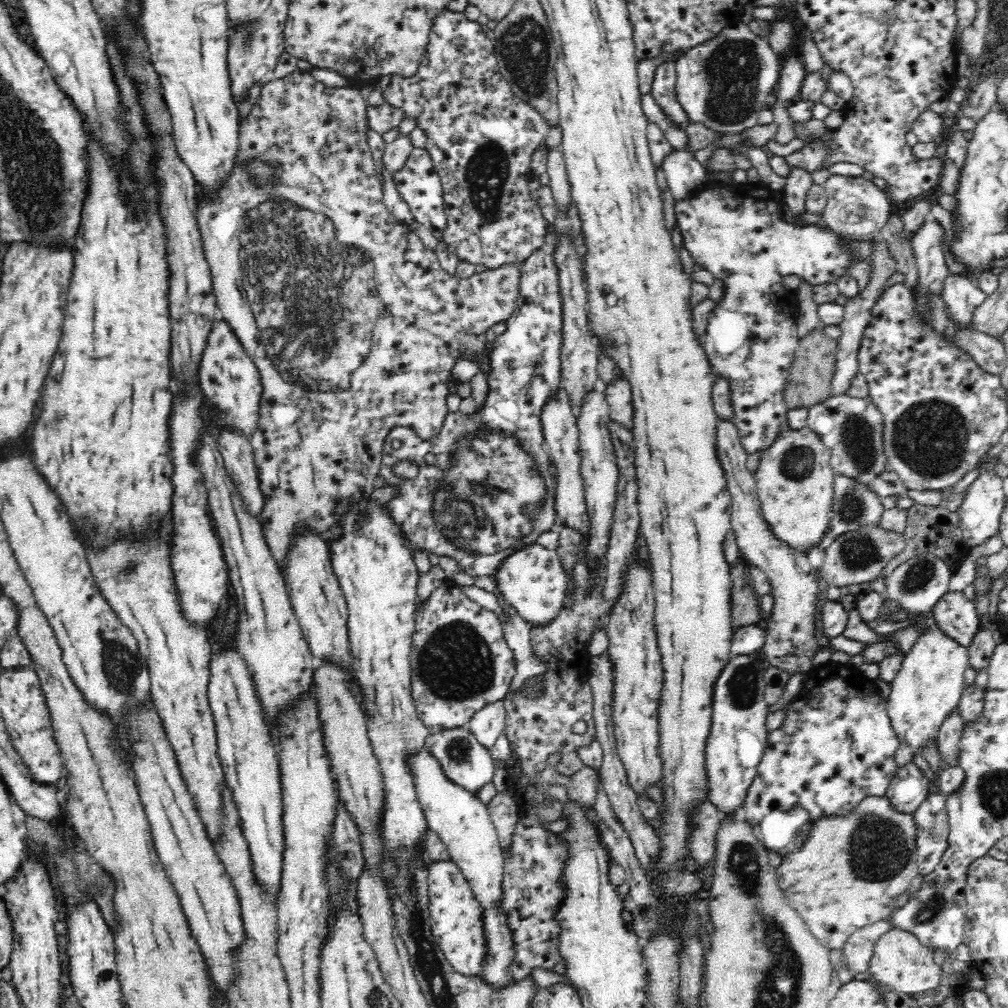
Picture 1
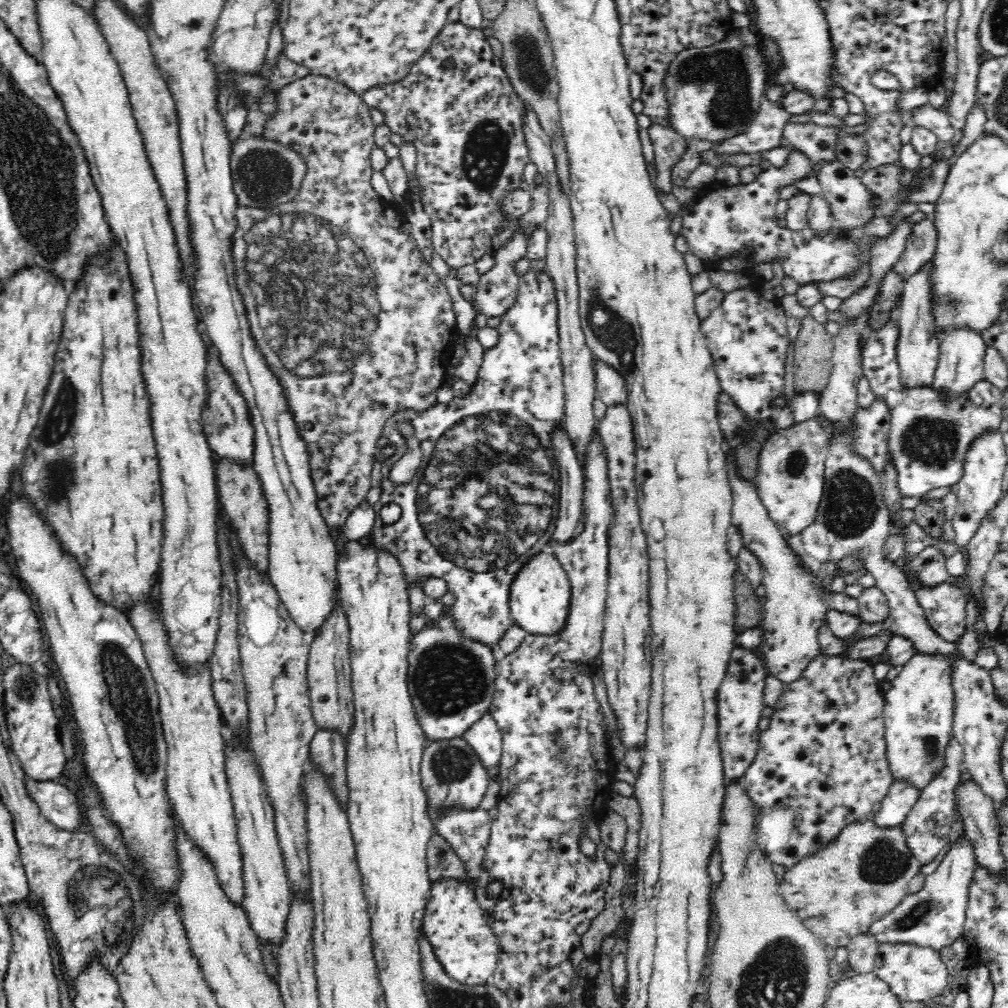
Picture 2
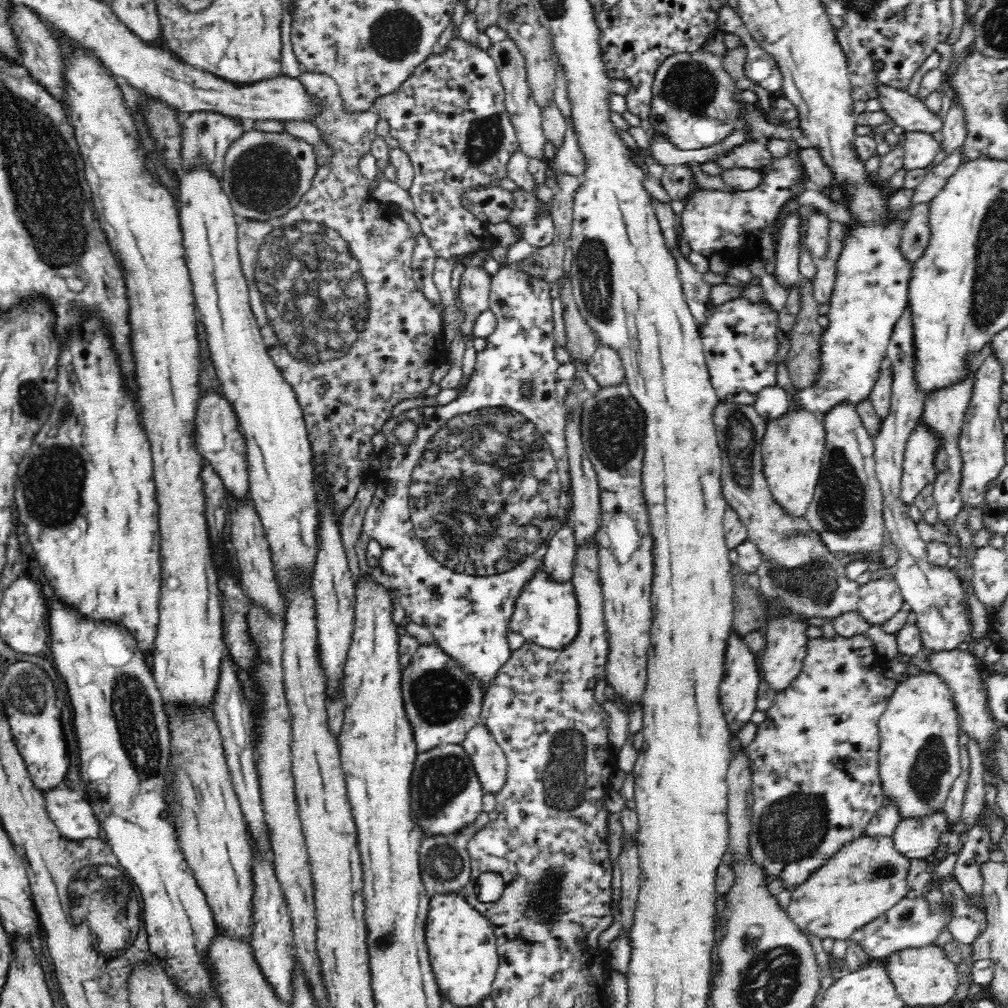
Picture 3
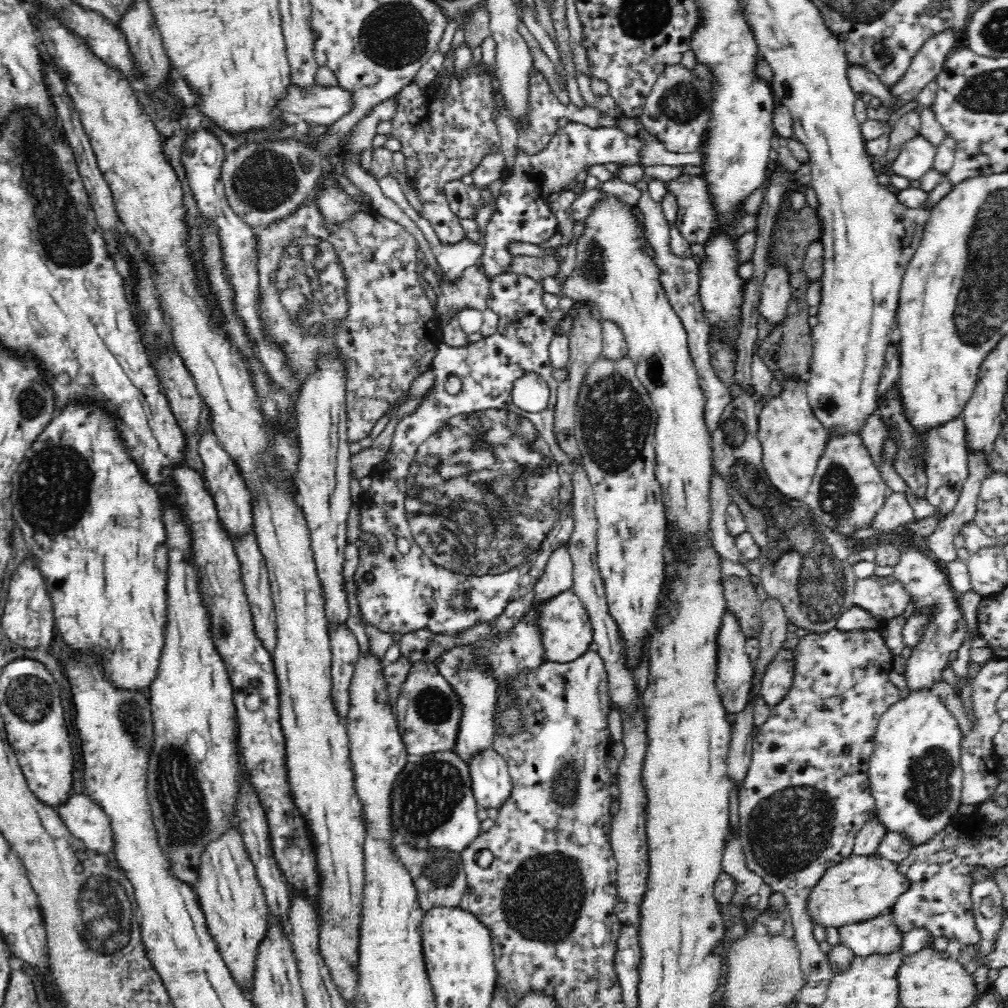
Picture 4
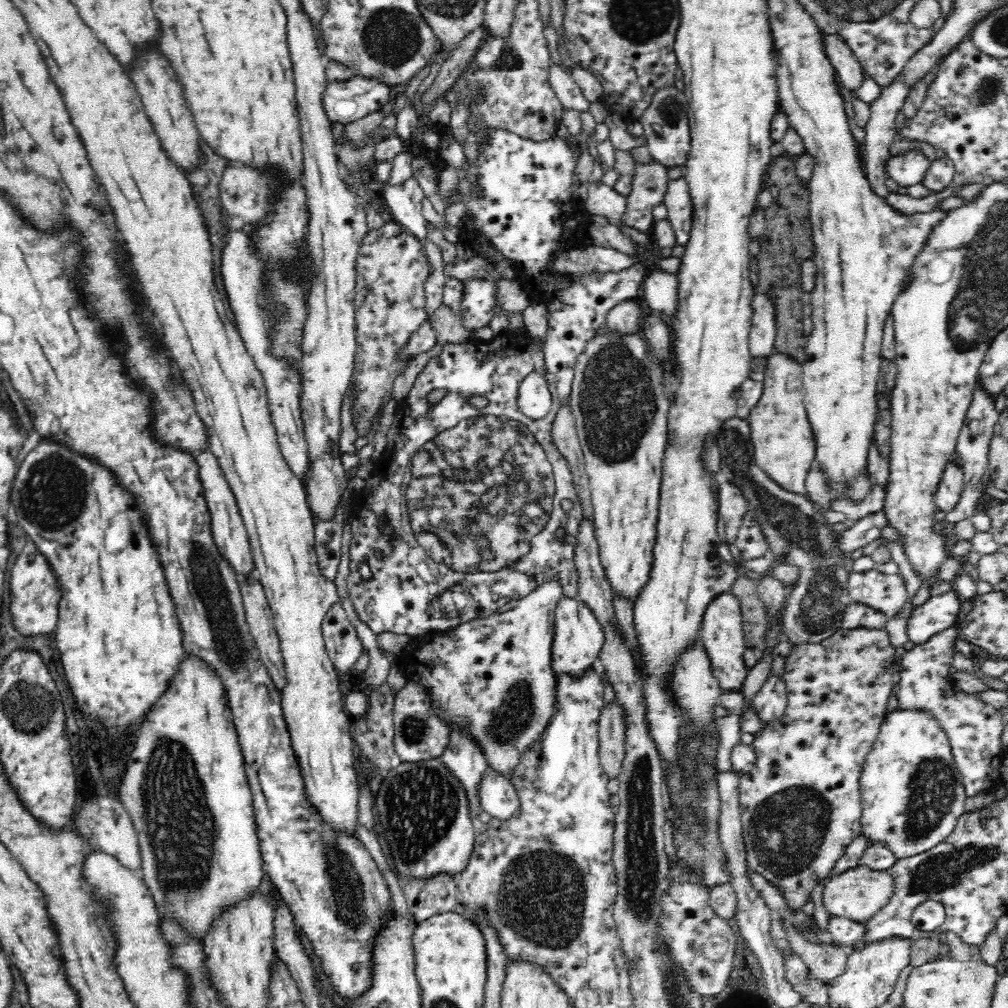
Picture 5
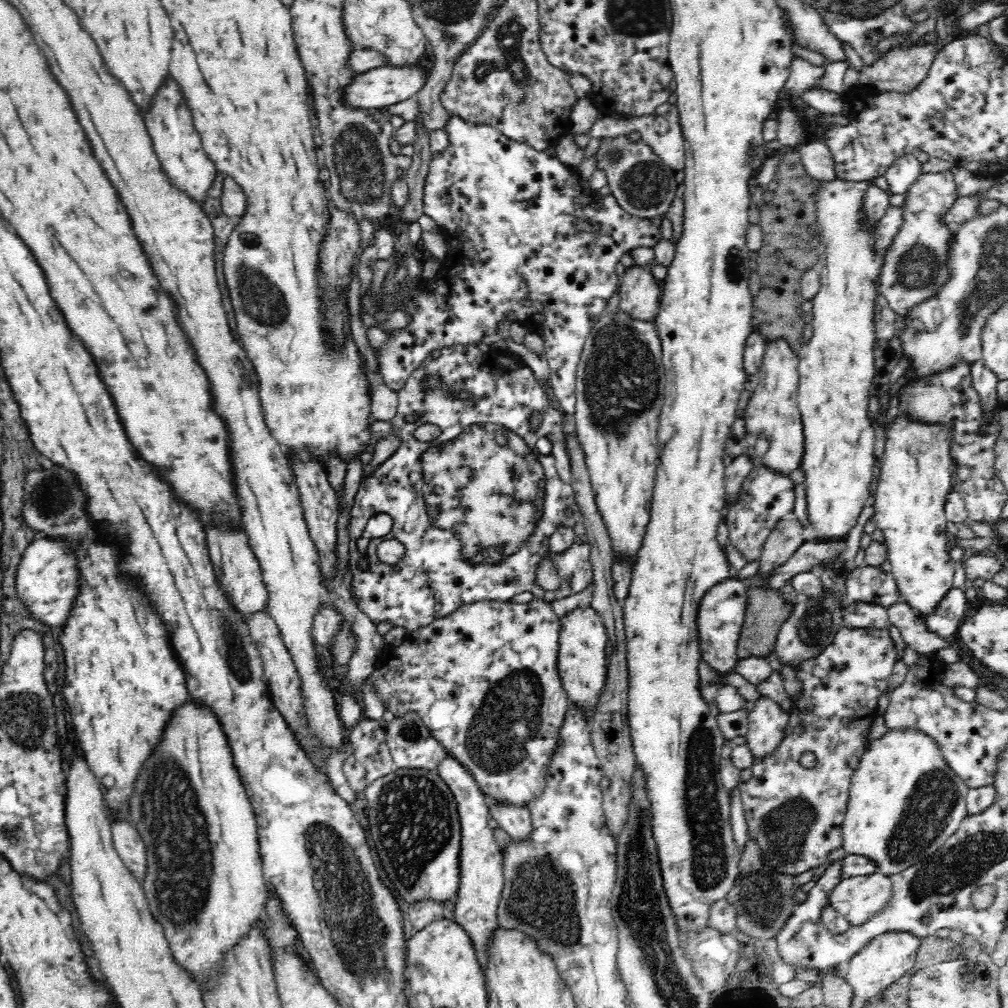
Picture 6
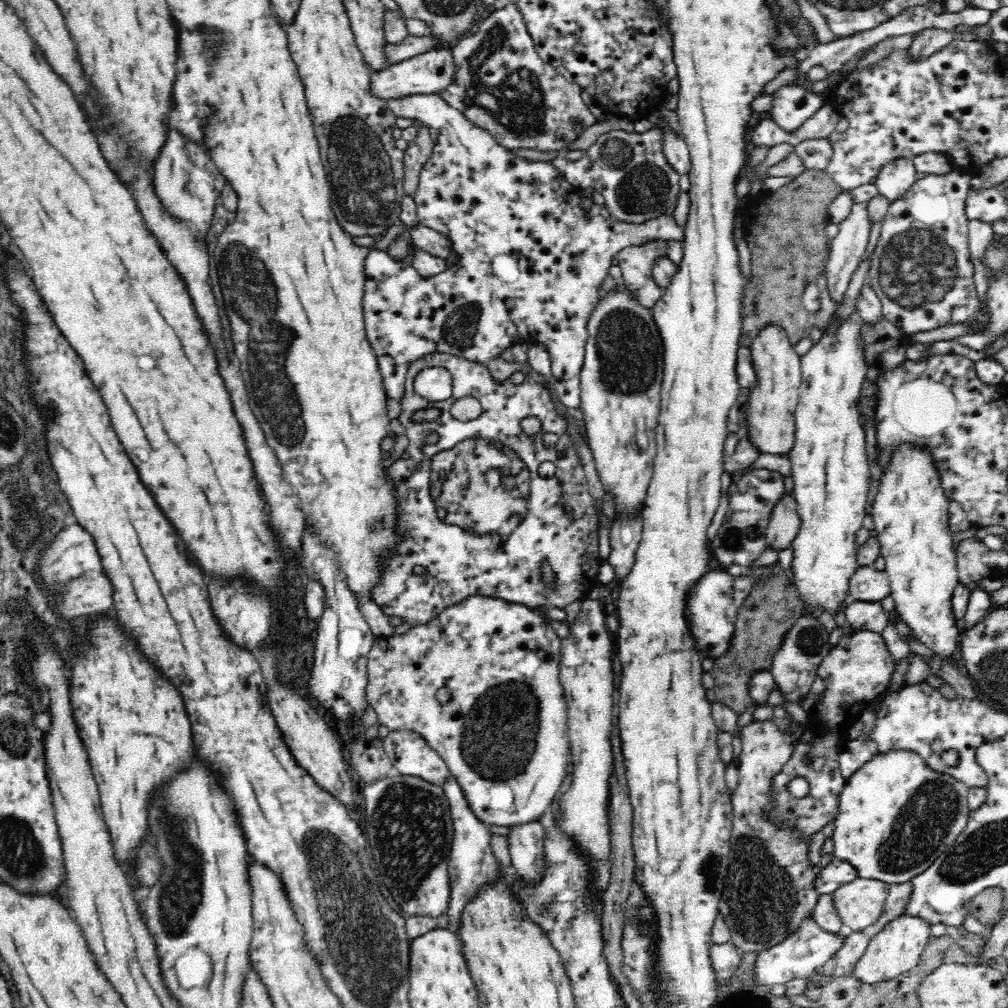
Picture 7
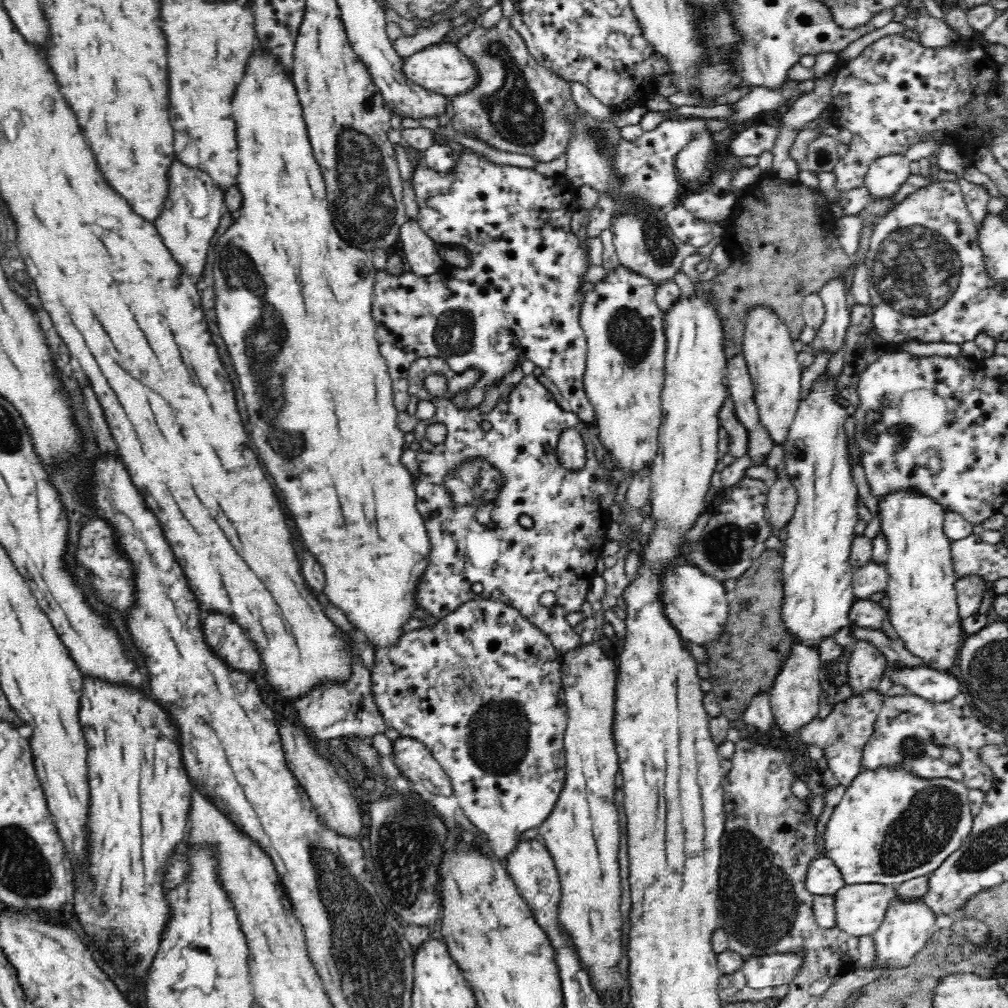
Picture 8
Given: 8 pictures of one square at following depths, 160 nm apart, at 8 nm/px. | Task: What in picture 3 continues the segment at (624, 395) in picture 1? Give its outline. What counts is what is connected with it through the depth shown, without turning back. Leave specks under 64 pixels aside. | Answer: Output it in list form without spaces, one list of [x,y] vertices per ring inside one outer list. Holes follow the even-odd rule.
[[[599,346],[587,362],[587,370],[602,389],[622,386],[625,370],[615,350]]]

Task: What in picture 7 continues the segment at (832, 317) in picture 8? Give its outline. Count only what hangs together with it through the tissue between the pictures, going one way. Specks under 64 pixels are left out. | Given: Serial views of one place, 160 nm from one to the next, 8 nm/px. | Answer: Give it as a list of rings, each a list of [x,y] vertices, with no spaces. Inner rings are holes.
[[[870,202],[853,203],[852,210],[848,214],[846,220],[840,222],[840,232],[831,240],[830,254],[827,262],[826,276],[827,276],[827,288],[830,298],[835,303],[839,303],[843,300],[843,294],[848,288],[853,272],[857,269],[857,266],[870,244],[870,230],[872,230],[872,220],[869,210]]]

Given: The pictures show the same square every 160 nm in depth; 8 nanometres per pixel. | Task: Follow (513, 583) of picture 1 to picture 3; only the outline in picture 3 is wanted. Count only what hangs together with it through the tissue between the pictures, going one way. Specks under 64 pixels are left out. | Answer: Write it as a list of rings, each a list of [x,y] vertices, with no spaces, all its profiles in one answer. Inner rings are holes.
[[[540,566],[522,587],[509,625],[510,630],[520,633],[527,642],[544,648],[566,646],[578,632],[577,598],[571,581],[555,579],[544,566]]]

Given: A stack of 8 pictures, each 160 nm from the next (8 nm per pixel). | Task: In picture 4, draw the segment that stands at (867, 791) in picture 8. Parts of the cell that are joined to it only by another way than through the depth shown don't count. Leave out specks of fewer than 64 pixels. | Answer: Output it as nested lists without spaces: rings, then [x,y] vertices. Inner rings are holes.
[[[931,690],[910,691],[906,698],[896,701],[879,719],[875,735],[874,752],[868,761],[869,781],[876,801],[878,815],[887,831],[908,835],[914,846],[926,844],[938,832],[953,822],[954,814],[961,805],[963,774],[961,767],[963,735],[958,720],[946,708],[942,698]]]

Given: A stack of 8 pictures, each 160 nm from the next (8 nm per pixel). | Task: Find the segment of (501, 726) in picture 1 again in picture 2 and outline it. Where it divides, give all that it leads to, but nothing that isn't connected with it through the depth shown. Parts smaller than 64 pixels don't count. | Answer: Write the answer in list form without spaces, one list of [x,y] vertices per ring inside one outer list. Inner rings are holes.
[[[490,711],[486,712],[480,720],[476,720],[463,734],[464,740],[477,752],[478,757],[484,761],[488,772],[498,766],[503,748],[503,736],[498,722]]]

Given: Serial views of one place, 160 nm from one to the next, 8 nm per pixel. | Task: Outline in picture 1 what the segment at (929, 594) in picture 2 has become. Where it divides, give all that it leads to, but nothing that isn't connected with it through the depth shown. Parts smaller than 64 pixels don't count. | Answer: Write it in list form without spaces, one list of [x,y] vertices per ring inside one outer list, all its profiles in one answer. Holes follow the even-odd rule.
[[[963,591],[946,592],[931,612],[935,625],[961,646],[970,647],[982,627],[982,616],[976,603],[966,598]]]

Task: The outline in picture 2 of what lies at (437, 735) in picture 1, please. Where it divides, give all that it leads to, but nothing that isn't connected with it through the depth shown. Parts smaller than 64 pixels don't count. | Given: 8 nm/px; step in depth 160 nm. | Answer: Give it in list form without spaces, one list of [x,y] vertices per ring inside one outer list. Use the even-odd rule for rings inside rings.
[[[464,737],[430,741],[425,747],[420,766],[422,785],[425,788],[426,797],[429,798],[429,815],[434,818],[435,810],[450,805],[462,805],[474,809],[477,807],[488,789],[490,775],[484,765],[484,761],[478,757],[477,752],[470,746]]]

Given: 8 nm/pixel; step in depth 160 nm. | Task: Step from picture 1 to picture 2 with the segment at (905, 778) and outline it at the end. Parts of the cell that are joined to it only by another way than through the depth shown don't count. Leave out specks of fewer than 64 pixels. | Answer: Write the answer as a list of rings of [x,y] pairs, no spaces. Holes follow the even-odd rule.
[[[904,778],[894,780],[888,795],[883,799],[874,821],[882,828],[902,825],[912,807],[916,805],[921,789],[912,781]]]

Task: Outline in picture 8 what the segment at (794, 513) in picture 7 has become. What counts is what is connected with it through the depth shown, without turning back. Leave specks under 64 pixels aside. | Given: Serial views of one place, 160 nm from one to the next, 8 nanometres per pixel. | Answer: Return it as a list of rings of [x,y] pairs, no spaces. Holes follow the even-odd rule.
[[[778,474],[776,482],[770,487],[766,504],[766,517],[773,534],[788,526],[797,504],[797,492],[789,477]]]

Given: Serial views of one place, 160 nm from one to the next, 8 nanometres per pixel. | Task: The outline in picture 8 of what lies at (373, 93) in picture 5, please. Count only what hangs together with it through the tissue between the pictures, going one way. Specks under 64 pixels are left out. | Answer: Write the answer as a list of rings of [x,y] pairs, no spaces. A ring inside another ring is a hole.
[[[453,43],[426,46],[424,50],[403,59],[401,69],[401,73],[408,82],[413,82],[423,89],[448,98],[453,97],[455,94],[465,93],[477,81],[471,62]]]

